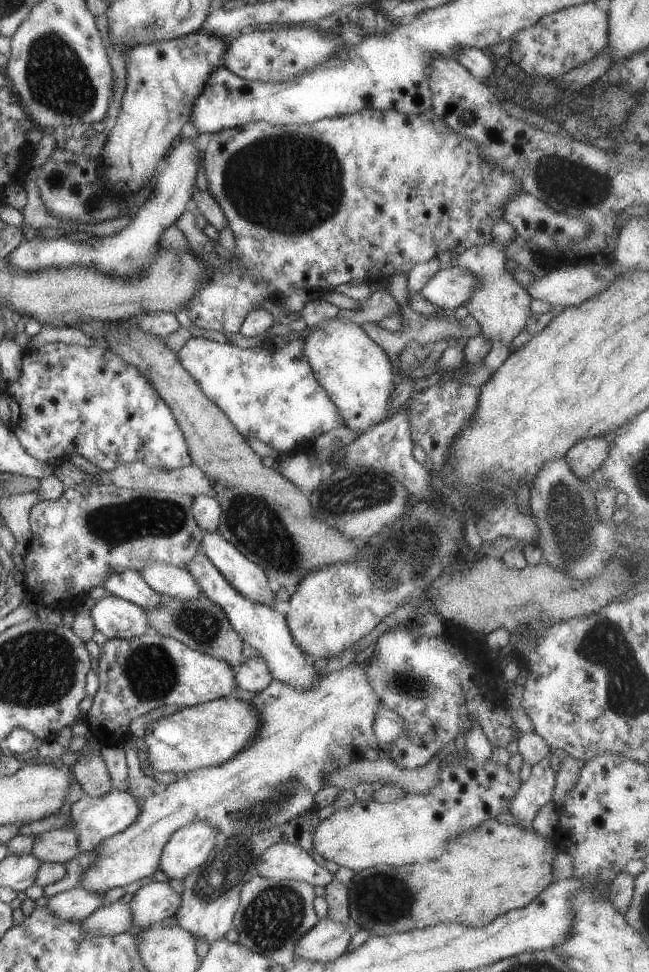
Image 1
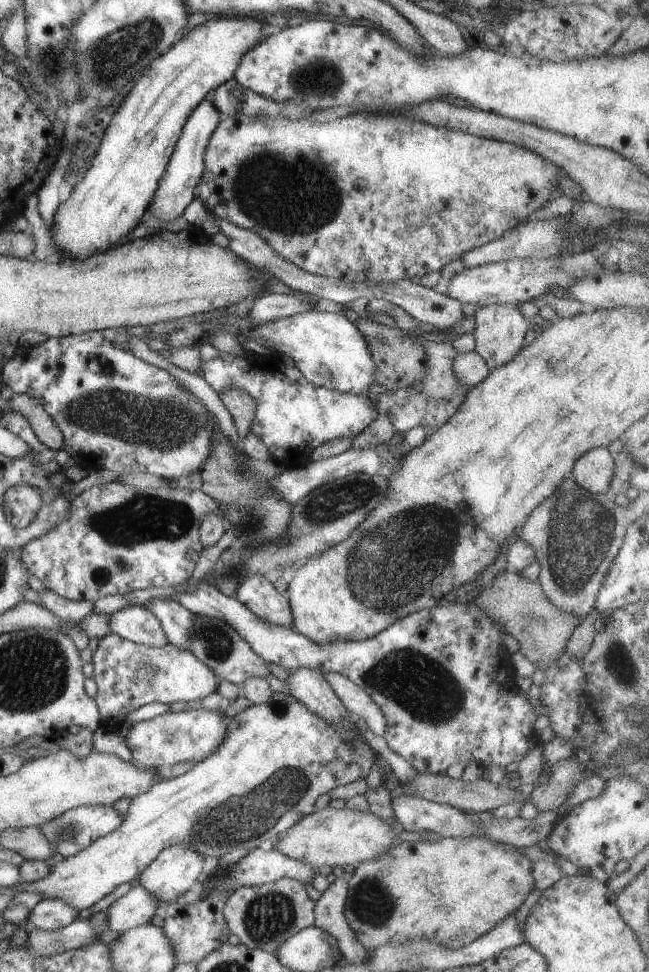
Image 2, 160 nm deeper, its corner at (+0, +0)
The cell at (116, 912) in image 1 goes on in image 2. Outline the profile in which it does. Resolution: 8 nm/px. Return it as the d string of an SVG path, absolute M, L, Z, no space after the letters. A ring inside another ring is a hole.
M73 919L64 927L44 931L33 929L28 932L25 946L35 956L48 956L57 952L69 951L83 947L94 940L97 936L91 929L87 920Z

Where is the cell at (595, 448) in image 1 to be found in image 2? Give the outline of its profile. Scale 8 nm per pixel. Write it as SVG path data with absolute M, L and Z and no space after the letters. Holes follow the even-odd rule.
M607 447L589 449L573 462L570 477L588 492L605 494L613 474L613 464L614 459Z

